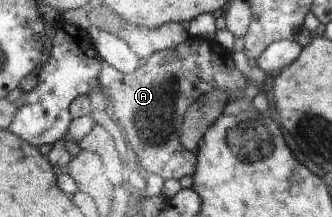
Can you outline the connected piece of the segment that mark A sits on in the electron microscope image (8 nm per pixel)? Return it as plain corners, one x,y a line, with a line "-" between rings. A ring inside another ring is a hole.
189,37
174,50
154,53
144,66
131,73
119,73
102,63
98,81
107,89
107,101
113,104
113,119
120,124
126,144
130,144
149,174
158,174
163,180
180,180
193,176
197,167
197,155
187,151
181,143
183,118
188,107
200,96
212,89
244,90
247,78
236,68
233,53
220,43
-
174,54
176,60
172,61

